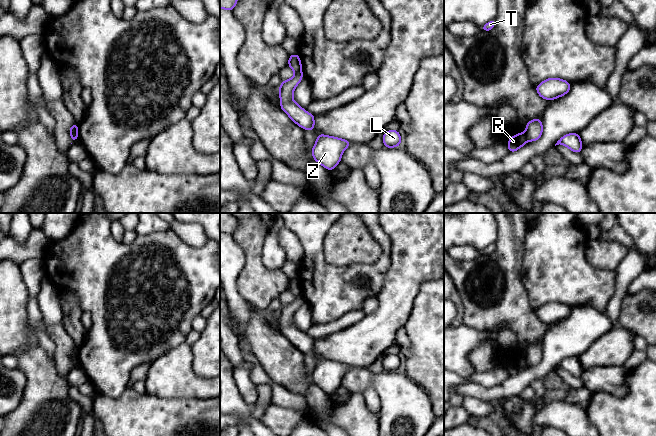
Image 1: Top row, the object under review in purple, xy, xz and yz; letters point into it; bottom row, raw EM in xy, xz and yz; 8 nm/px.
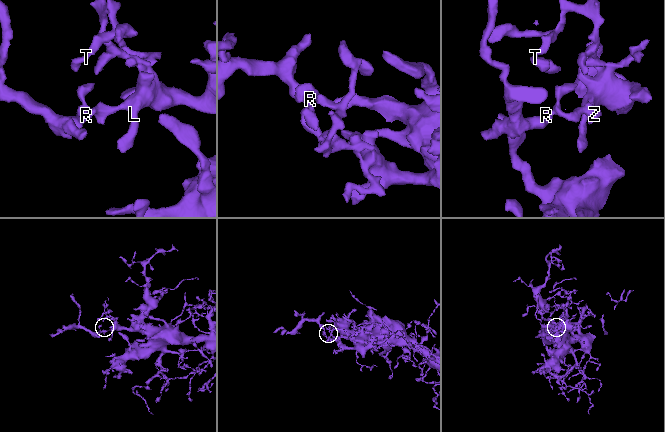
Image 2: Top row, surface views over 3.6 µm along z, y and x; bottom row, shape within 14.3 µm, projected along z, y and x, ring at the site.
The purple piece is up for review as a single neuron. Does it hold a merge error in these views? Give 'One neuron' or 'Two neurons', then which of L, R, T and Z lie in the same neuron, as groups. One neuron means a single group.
Two neurons. Groups: L T Z / R

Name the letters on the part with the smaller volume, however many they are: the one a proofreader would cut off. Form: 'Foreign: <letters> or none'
Foreign: R

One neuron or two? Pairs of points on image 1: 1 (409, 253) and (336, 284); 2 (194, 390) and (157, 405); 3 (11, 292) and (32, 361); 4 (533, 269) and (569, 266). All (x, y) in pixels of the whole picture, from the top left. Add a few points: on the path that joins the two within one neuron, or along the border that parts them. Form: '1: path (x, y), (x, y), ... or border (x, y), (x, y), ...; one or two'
1: border (390, 238), (390, 266), (385, 273), (383, 283); two
2: border (153, 395), (160, 397), (195, 397), (199, 399); two
3: border (28, 346), (20, 349), (15, 354); two
4: path (542, 269), (555, 269), (560, 266); one

